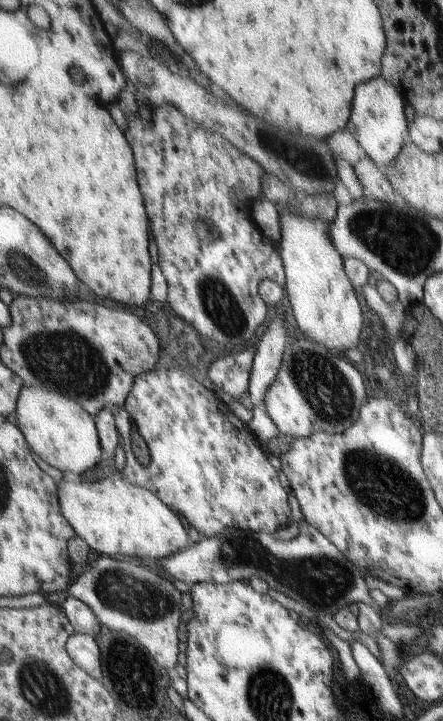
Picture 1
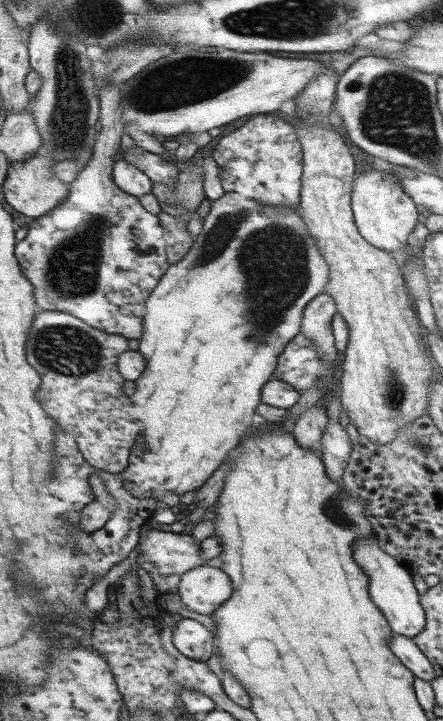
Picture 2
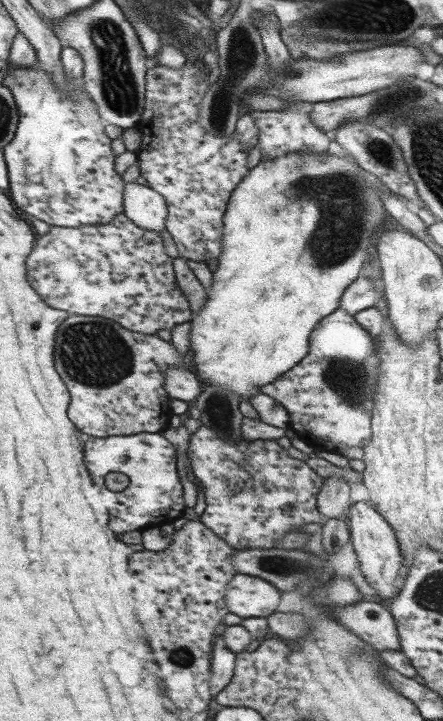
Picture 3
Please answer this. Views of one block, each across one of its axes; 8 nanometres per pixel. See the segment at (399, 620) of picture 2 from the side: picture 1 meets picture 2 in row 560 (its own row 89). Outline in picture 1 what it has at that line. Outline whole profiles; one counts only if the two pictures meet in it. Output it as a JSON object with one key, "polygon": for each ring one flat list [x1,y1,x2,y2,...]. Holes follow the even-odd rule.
{"polygon":[[382,76,359,84,355,88,351,115,345,130,352,134,358,144,364,148,367,156,383,171,391,160,396,158,404,145,404,137,409,134,406,115,404,115,406,106,407,103,401,91,384,80]]}

